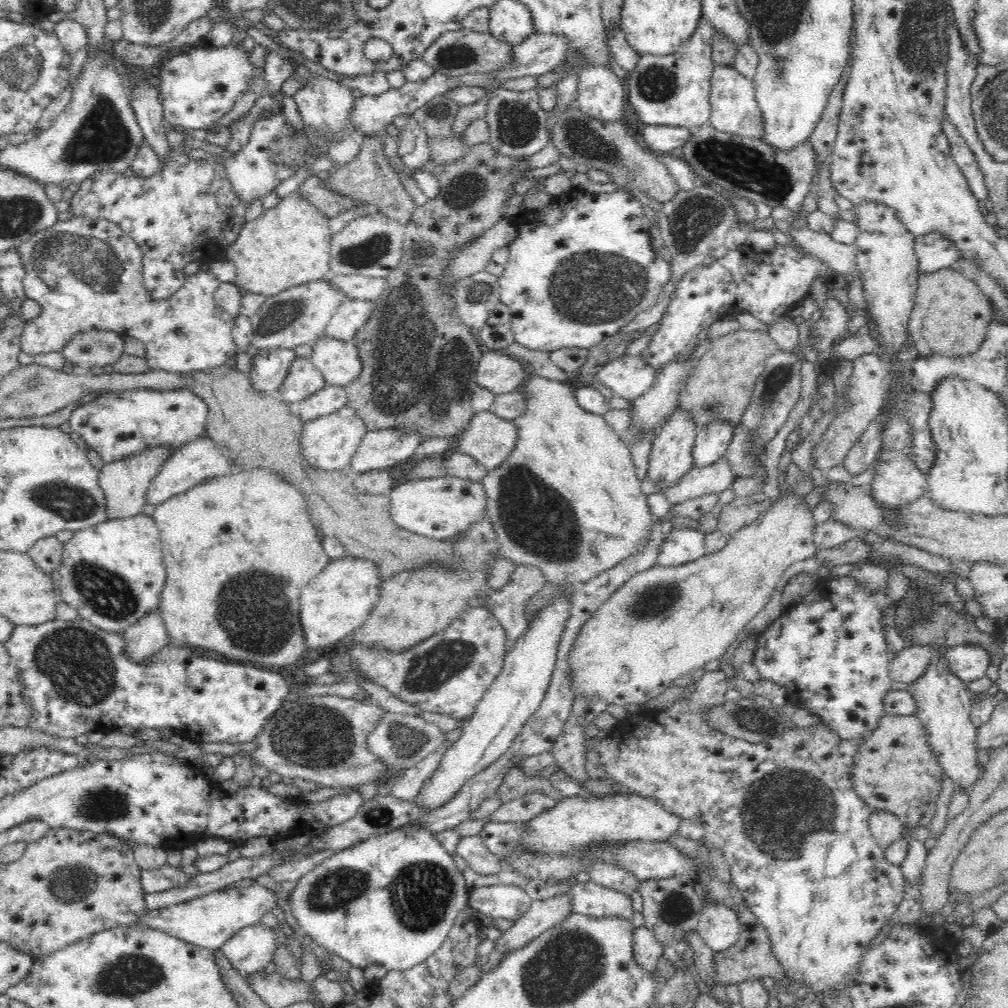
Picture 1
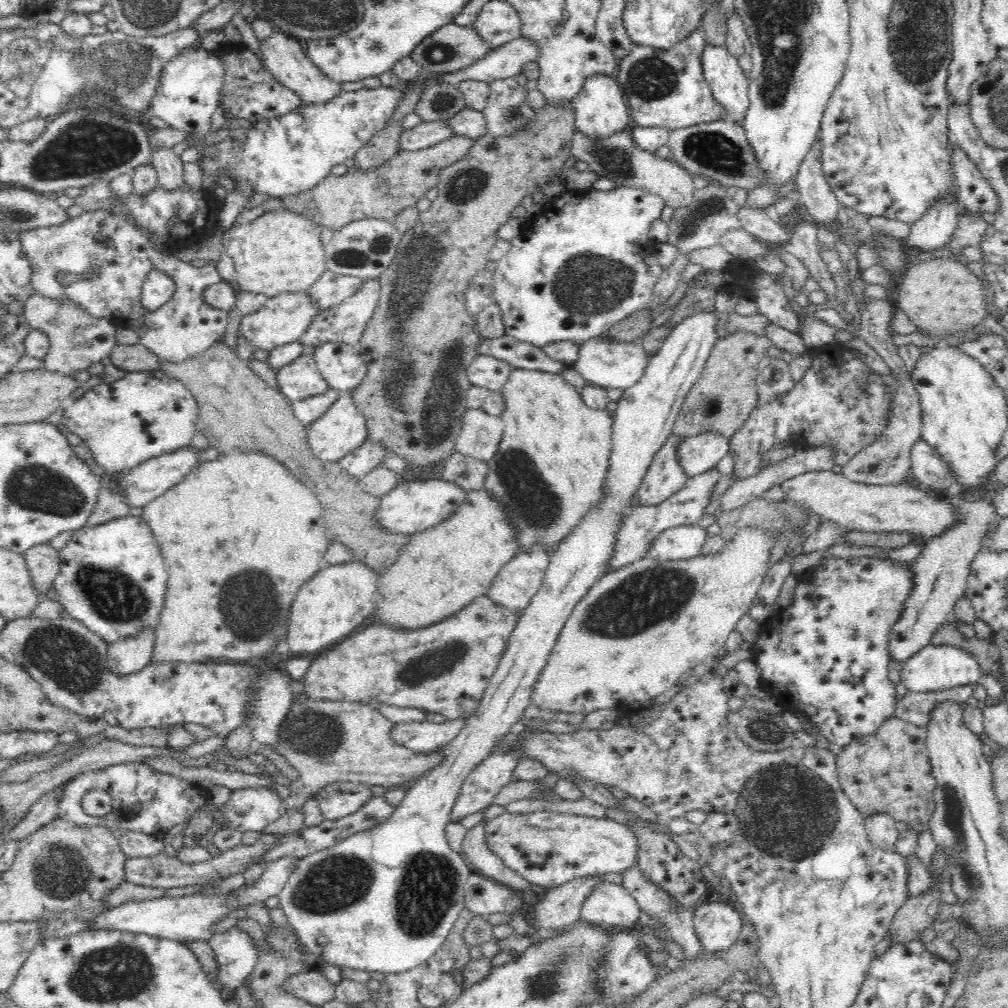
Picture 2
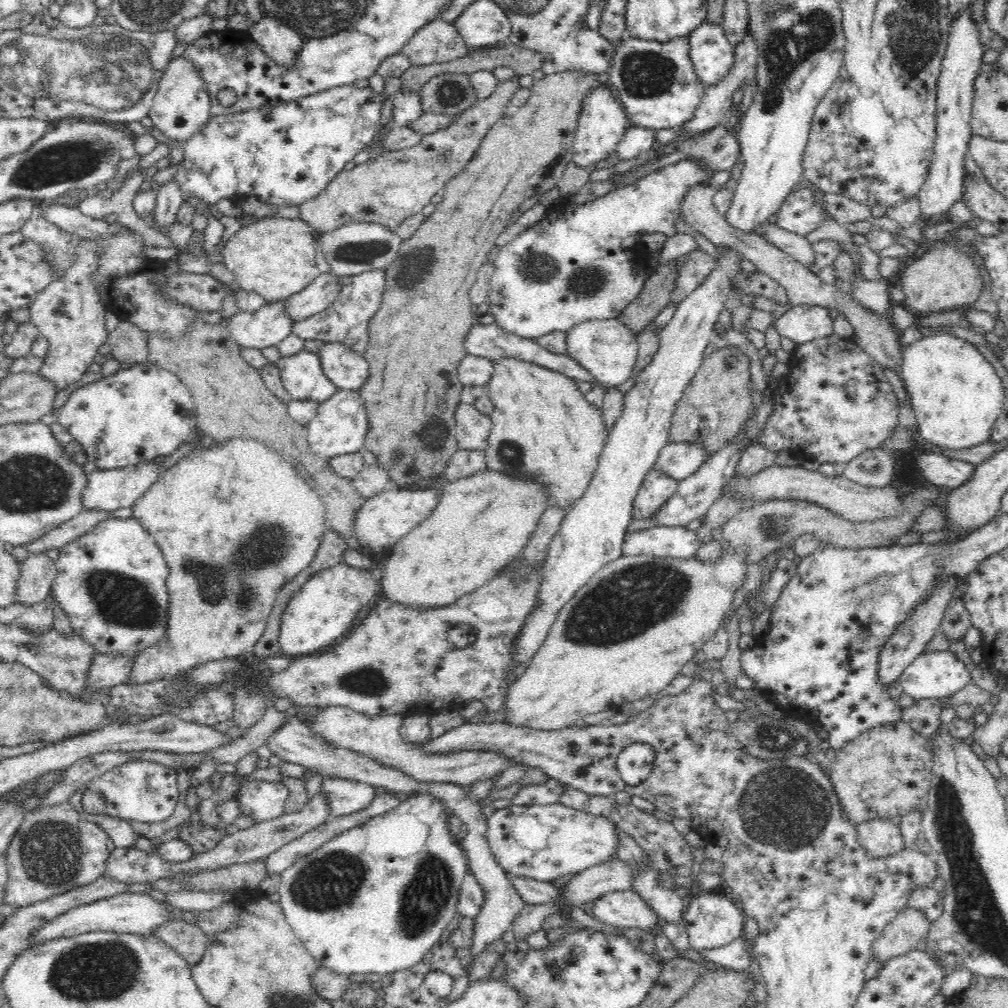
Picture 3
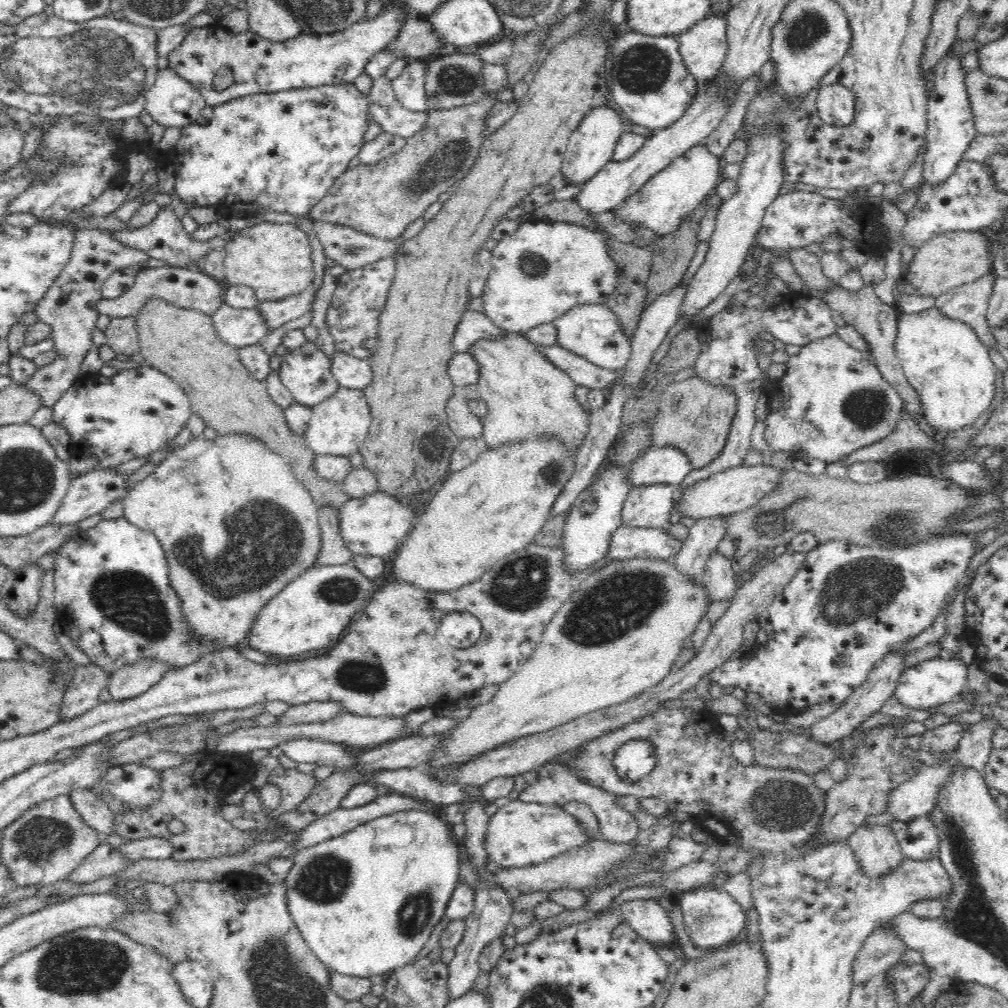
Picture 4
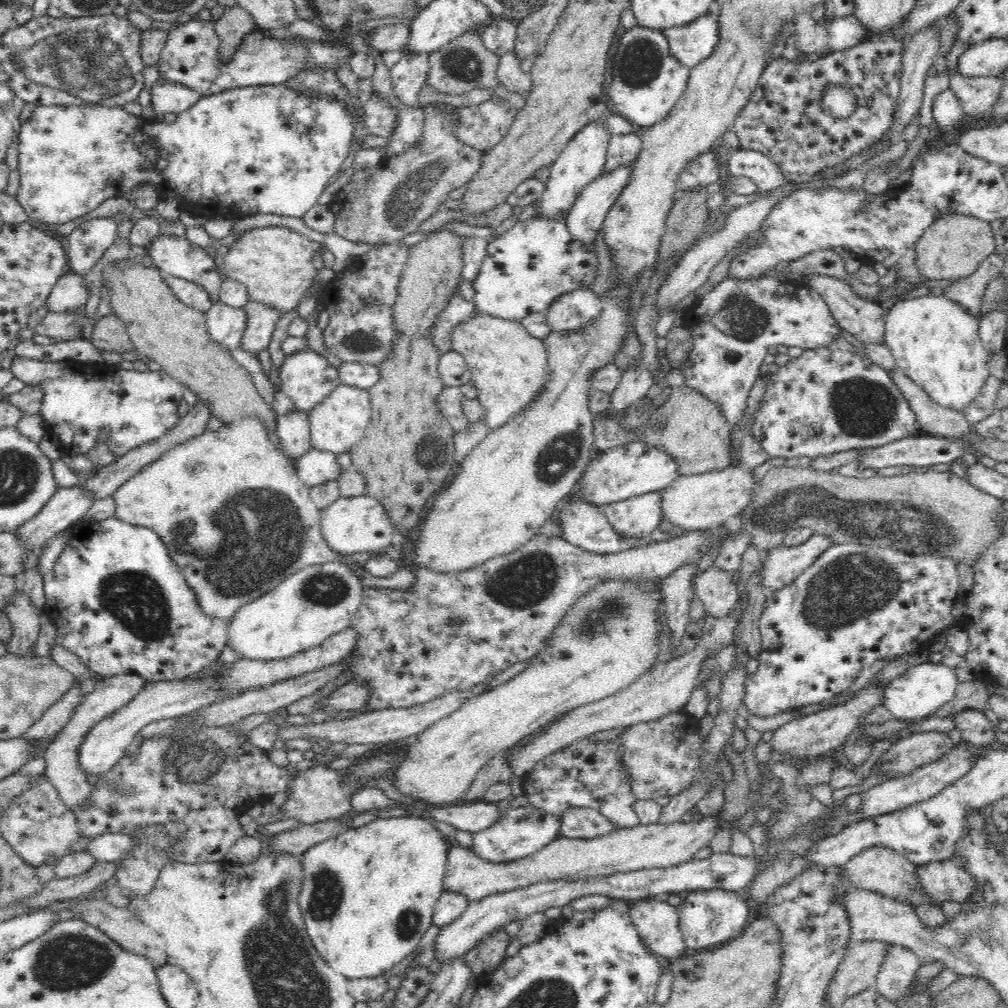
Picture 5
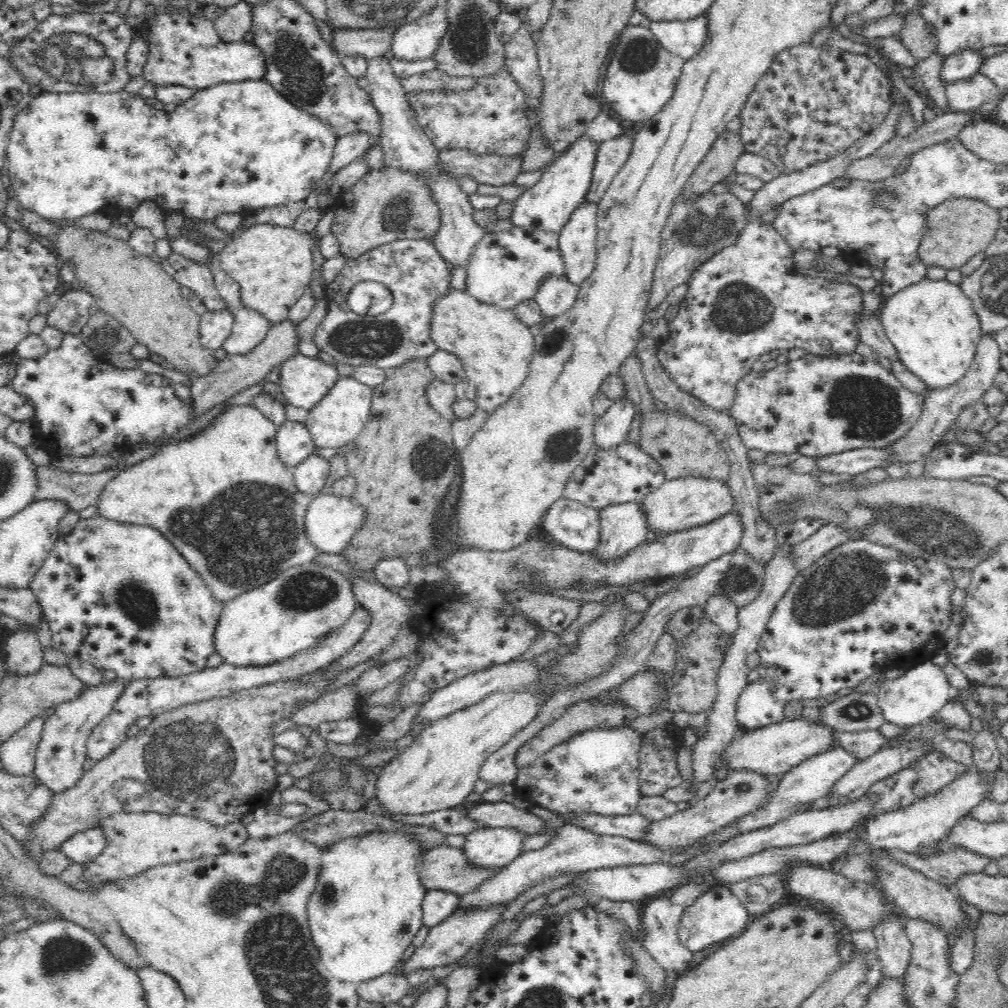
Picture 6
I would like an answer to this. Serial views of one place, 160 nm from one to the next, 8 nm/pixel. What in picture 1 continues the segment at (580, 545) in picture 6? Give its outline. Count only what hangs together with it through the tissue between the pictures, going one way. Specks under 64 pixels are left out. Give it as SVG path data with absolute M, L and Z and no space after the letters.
M692 528L672 530L660 546L656 565L680 566L706 555L705 534Z

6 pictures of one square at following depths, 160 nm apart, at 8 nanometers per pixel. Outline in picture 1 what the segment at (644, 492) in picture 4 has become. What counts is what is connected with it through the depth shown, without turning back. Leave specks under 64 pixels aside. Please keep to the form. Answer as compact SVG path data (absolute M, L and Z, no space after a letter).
M677 406L656 434L651 446L647 475L656 485L662 487L660 492L674 486L693 467L692 448L694 448L697 427L696 423L692 421L690 413Z

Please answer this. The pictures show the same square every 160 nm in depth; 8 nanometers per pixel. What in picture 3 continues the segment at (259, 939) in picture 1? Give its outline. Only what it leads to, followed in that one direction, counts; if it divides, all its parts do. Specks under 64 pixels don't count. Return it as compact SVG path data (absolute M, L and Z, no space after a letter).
M214 941L207 947L200 962L192 967L192 977L196 987L208 1004L218 1006L232 986L232 972L236 968L236 949L232 945L224 945L222 941Z

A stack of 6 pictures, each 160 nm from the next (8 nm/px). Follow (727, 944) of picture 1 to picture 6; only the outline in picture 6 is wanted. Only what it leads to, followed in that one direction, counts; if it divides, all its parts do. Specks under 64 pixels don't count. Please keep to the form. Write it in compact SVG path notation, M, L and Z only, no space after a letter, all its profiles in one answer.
M713 884L706 888L696 900L683 912L678 937L680 943L692 952L700 952L716 942L722 942L731 936L738 936L750 923L751 917L740 899L726 885Z

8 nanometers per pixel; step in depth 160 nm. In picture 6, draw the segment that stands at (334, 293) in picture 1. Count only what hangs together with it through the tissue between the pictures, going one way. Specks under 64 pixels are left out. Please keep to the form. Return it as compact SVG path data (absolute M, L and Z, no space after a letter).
M231 309L206 311L200 318L200 345L210 350L222 348L232 332L234 311Z

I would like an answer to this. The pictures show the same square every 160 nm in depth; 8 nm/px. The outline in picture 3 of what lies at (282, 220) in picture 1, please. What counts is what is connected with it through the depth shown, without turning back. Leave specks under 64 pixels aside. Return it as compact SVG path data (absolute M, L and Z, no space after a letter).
M264 217L230 237L221 252L222 262L234 274L233 282L240 289L256 292L268 303L286 301L322 274L316 265L315 232L299 218Z

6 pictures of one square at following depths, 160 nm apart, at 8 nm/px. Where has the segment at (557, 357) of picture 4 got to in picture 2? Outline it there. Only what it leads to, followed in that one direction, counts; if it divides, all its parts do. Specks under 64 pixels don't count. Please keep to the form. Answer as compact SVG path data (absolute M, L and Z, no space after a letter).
M500 336L500 338L482 338L478 344L478 354L490 355L504 360L513 369L533 369L560 374L571 366L552 360L541 347L520 342L517 338Z

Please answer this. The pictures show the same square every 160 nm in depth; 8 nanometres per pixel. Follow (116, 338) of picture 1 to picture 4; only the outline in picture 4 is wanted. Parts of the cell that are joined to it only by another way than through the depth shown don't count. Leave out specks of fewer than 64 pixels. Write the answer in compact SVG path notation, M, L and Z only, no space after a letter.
M74 229L74 234L75 240L68 264L33 310L37 314L38 321L52 327L50 337L53 340L53 350L59 352L59 357L46 366L38 367L34 376L24 385L40 396L42 406L50 408L82 376L80 365L93 346L92 332L96 330L99 316L96 304L103 299L104 282L118 268L138 266L150 260L144 251L130 248L112 239L112 234L108 231Z

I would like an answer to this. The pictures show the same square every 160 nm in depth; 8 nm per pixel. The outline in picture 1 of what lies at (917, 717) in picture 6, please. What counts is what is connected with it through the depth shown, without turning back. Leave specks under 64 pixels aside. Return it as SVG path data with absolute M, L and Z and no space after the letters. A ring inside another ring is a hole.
M960 644L947 651L948 666L967 686L988 672L991 654L981 644ZM906 645L896 656L890 656L888 668L892 680L910 684L929 669L932 660L938 656L930 646Z

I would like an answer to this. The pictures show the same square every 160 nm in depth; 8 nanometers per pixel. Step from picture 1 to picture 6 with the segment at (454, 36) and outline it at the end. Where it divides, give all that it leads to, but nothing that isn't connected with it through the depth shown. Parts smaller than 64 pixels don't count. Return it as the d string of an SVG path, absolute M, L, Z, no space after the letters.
M333 27L332 45L338 49L339 54L364 56L370 60L384 56L388 50L391 50L394 32L392 27L348 28L347 31Z

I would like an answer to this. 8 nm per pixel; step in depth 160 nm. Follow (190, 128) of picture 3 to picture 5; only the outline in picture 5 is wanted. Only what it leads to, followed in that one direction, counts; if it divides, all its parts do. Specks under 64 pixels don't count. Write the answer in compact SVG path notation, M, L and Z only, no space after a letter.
M159 78L151 87L151 106L156 114L186 113L202 97L194 90L177 82Z

